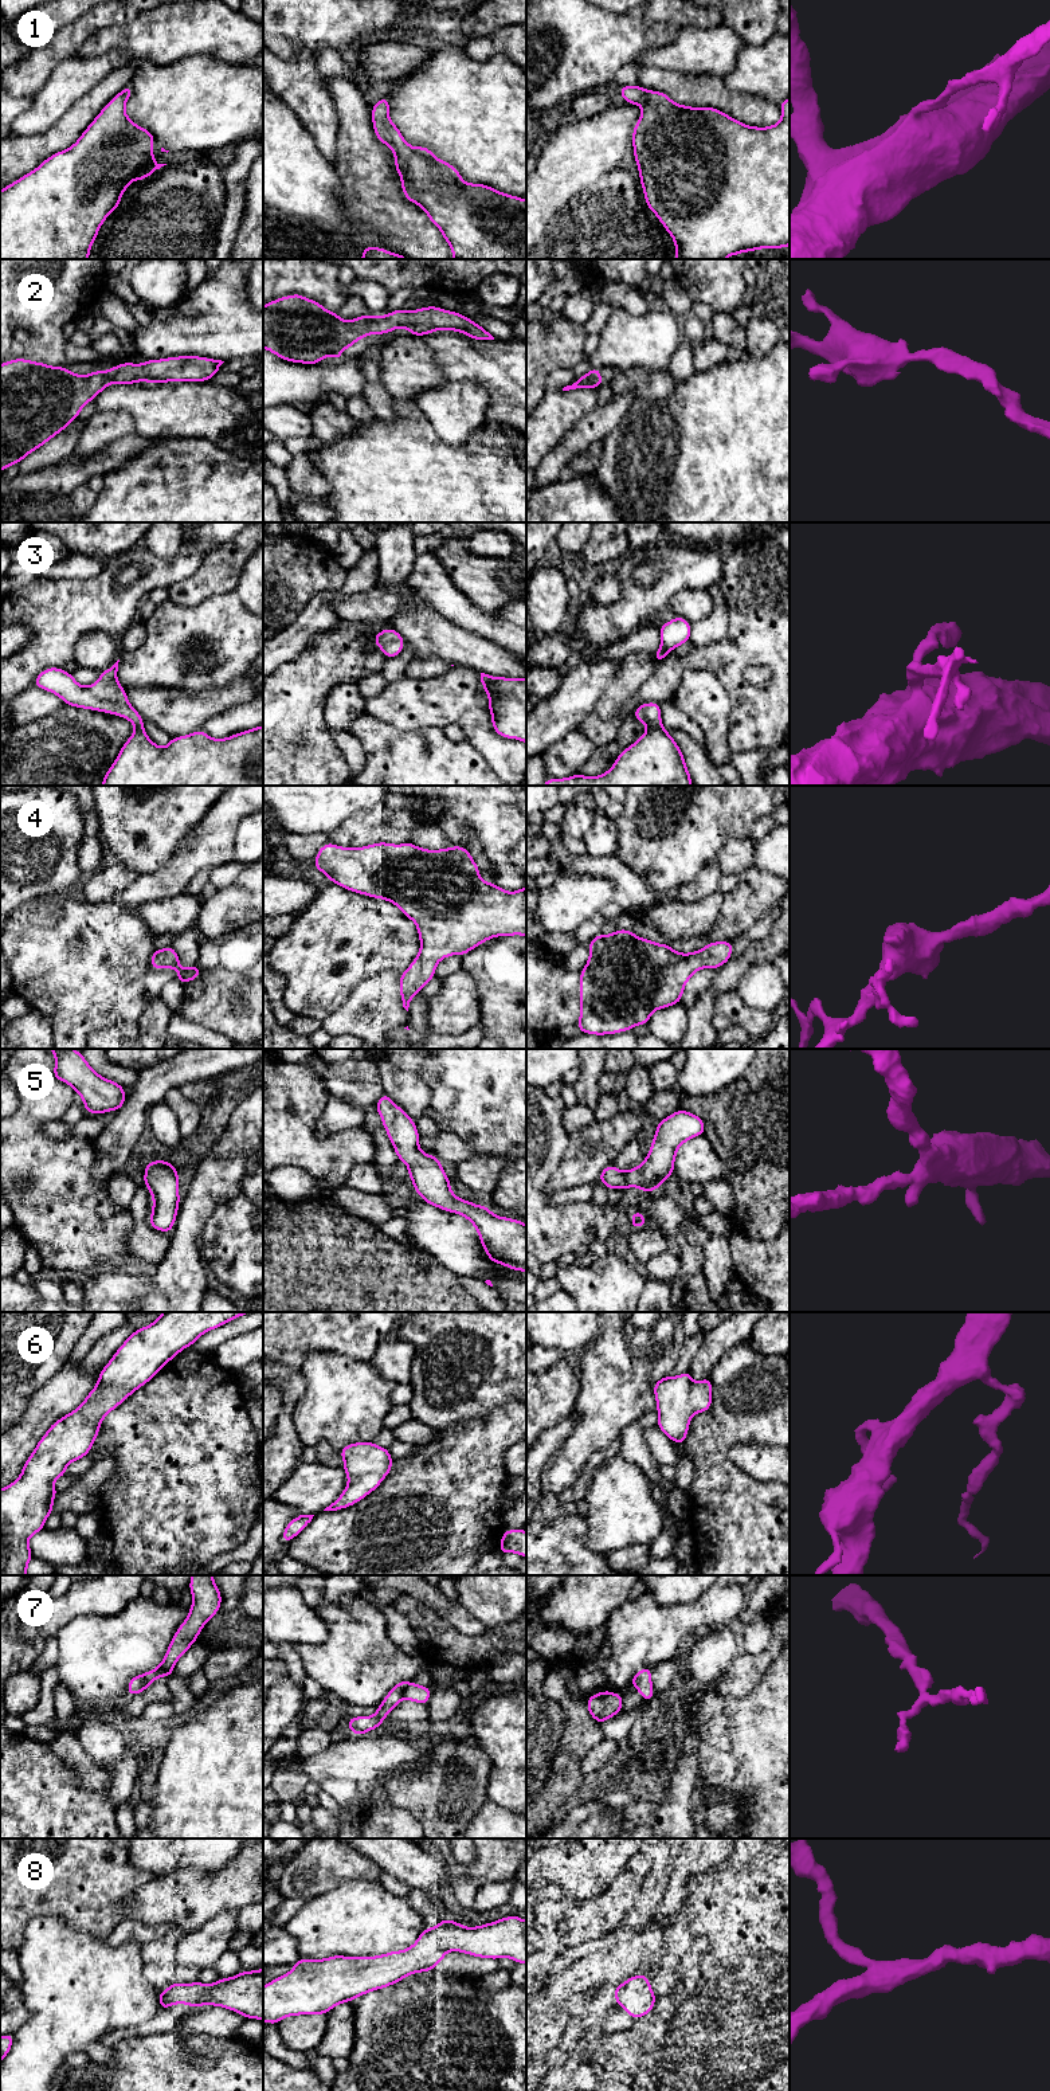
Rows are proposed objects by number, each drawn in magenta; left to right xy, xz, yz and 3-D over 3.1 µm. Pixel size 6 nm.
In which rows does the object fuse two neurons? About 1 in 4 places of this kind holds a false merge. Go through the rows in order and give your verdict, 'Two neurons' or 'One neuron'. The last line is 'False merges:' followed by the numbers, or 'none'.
1: One neuron
2: One neuron
3: One neuron
4: One neuron
5: One neuron
6: One neuron
7: Two neurons
8: One neuron
False merges: 7

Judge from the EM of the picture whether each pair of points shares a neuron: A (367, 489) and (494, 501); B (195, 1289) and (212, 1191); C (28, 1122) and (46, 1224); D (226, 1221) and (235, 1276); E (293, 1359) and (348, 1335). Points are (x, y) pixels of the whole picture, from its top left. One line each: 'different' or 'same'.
A: same
B: same
C: same
D: same
E: same

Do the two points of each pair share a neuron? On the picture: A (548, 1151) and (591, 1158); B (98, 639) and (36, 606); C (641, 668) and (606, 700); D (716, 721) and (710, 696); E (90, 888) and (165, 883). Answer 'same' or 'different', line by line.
A: different
B: different
C: same
D: same
E: different

